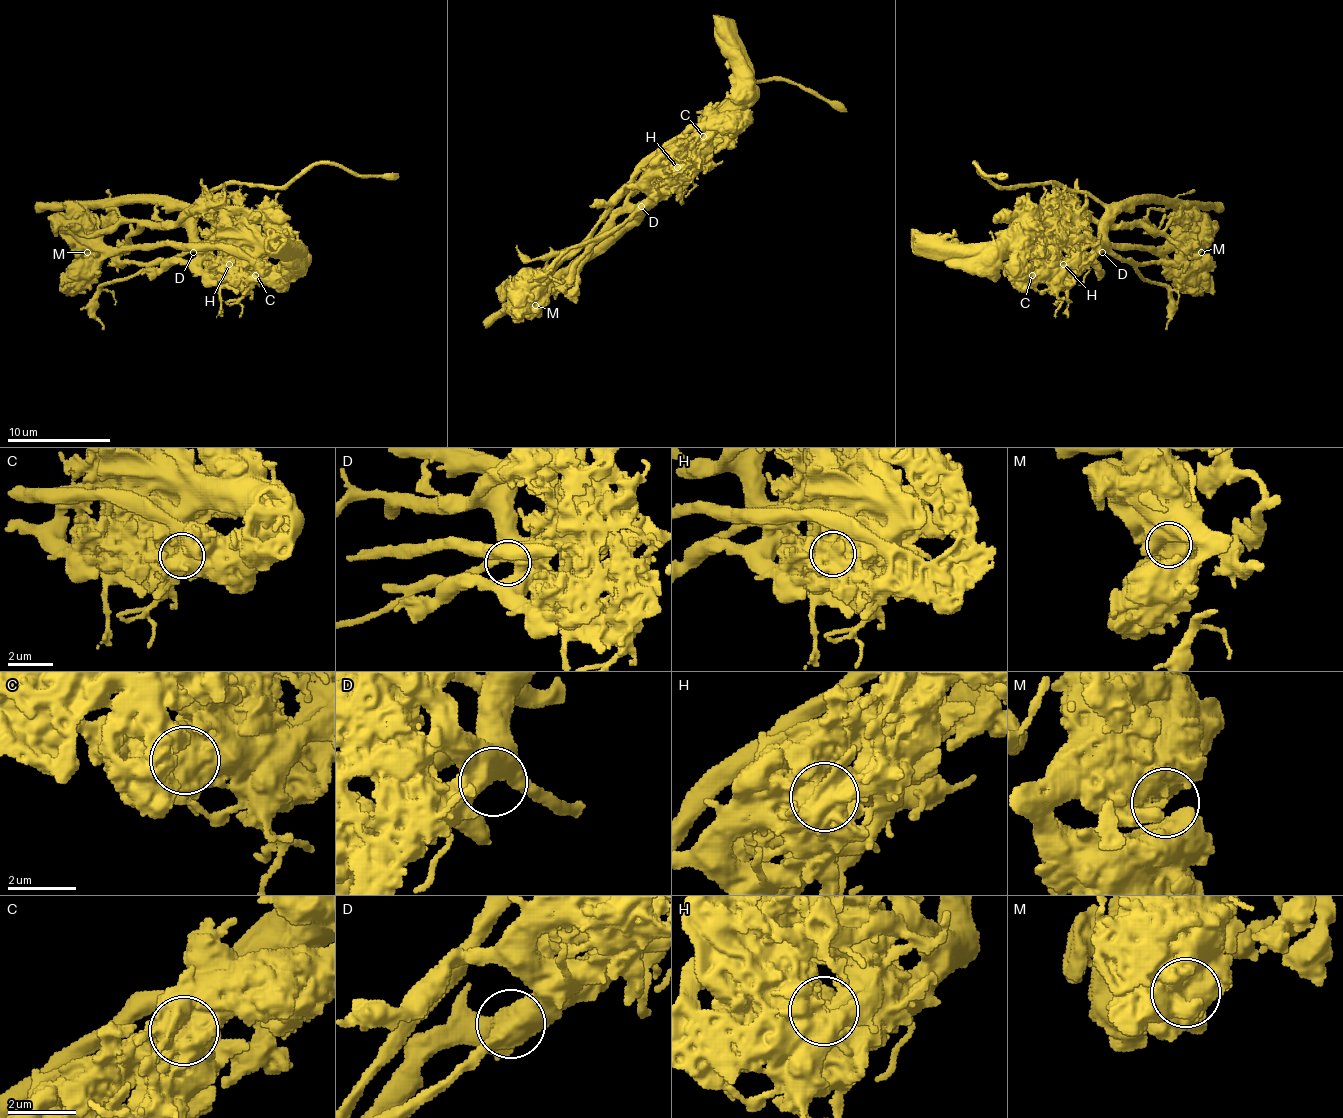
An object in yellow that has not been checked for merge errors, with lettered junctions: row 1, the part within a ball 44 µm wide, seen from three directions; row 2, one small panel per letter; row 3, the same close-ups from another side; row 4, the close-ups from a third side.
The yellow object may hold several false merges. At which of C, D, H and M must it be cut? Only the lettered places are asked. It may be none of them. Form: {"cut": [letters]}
{"cut": ["C", "H"]}

